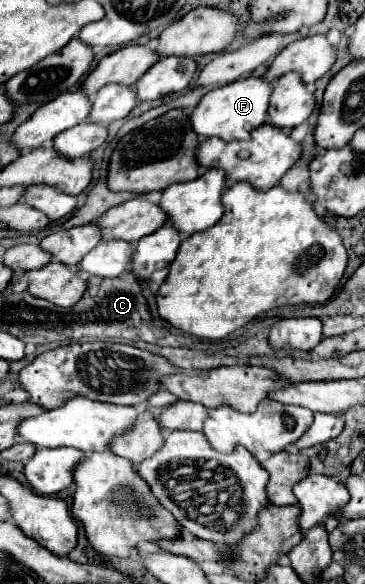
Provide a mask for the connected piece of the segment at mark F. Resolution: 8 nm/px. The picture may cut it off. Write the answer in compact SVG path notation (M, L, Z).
M248 77L224 87L208 91L194 113L190 115L192 129L202 137L220 137L220 139L250 139L250 133L266 121L270 95L274 85L262 77Z

